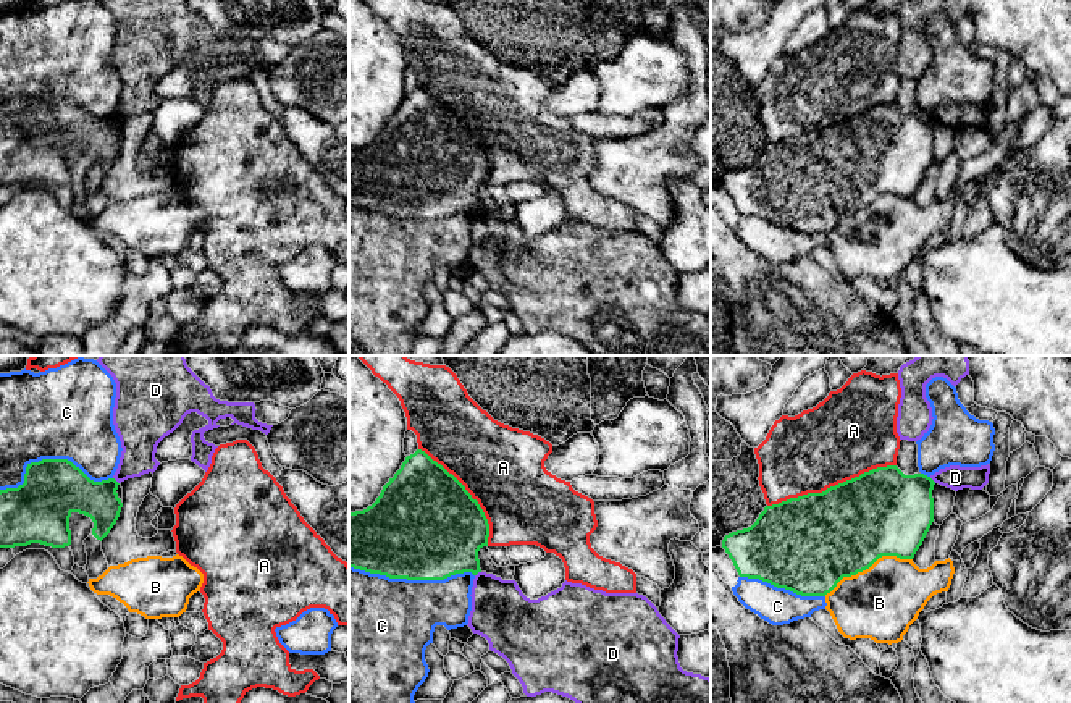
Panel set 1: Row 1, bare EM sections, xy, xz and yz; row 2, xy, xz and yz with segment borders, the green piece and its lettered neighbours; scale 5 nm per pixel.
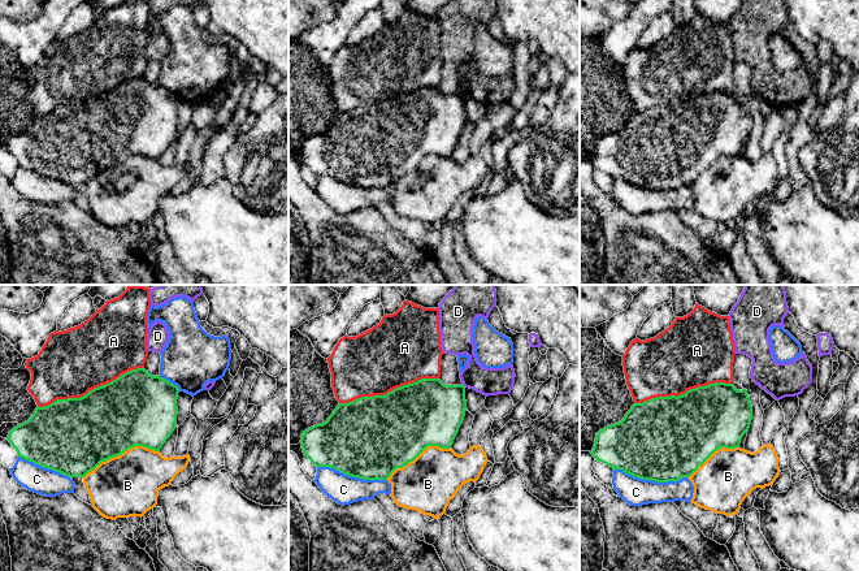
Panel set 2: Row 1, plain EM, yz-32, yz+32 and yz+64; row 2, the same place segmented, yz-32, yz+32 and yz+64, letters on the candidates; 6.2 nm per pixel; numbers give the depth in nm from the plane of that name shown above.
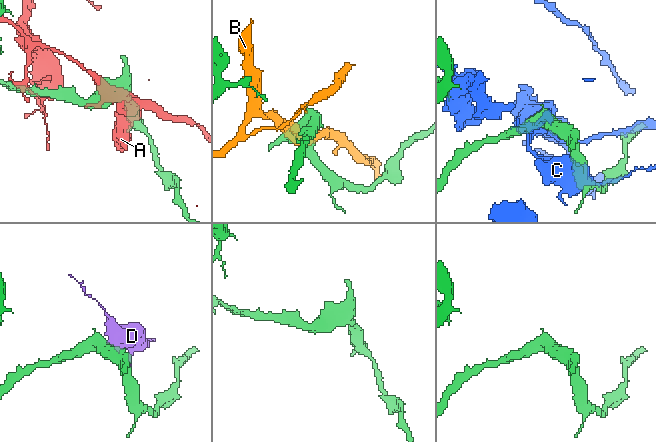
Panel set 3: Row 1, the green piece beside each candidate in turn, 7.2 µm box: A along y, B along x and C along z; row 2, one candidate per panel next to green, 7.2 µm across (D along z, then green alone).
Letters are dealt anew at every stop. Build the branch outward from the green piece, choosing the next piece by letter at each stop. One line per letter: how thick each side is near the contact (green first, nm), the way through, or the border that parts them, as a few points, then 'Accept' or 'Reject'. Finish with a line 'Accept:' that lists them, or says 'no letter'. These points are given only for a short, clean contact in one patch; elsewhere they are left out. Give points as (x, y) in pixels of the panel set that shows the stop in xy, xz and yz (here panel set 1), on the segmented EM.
A: Thickness 440 nm (green) against 400 nm. Reject
B: Thickness 440 nm (green) against 360 nm. Reject
C: Thickness 300 nm (green) against 460 nm. Reject
D: Thickness 240 nm (green) against 200 nm. Boundary: xy (113, 477), (118, 484). Reject
Accept: no letter

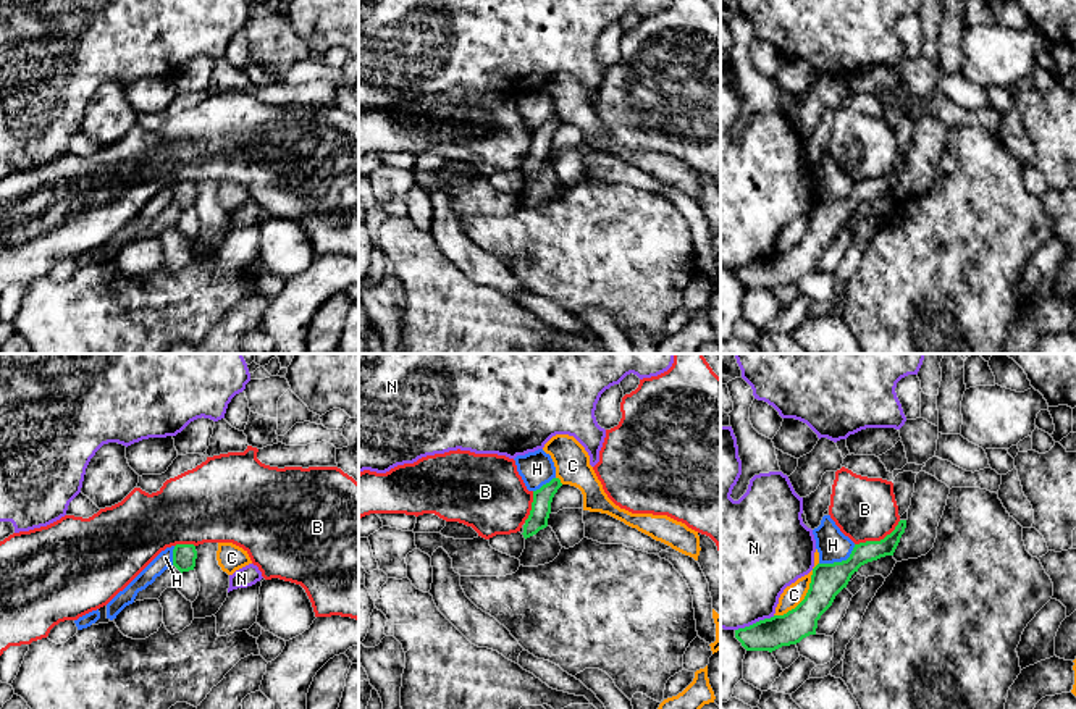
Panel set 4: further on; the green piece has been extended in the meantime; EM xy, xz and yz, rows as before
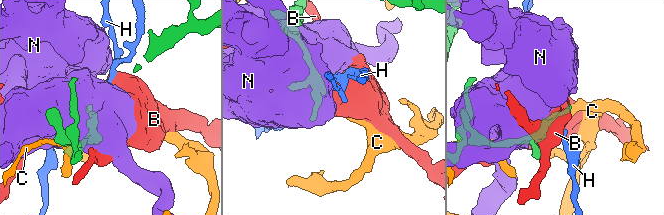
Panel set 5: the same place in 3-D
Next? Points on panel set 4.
B: Thickness 120 nm (green) against 320 nm. Reject
C: Thickness 170 nm (green) against 100 nm. Reject
H: Thickness 170 nm (green) against 160 nm. Boundary: yz (855, 545), (845, 559), (819, 564). Reject
N: Thickness 160 nm (green) against 500 nm. Reject
Accept: no letter

